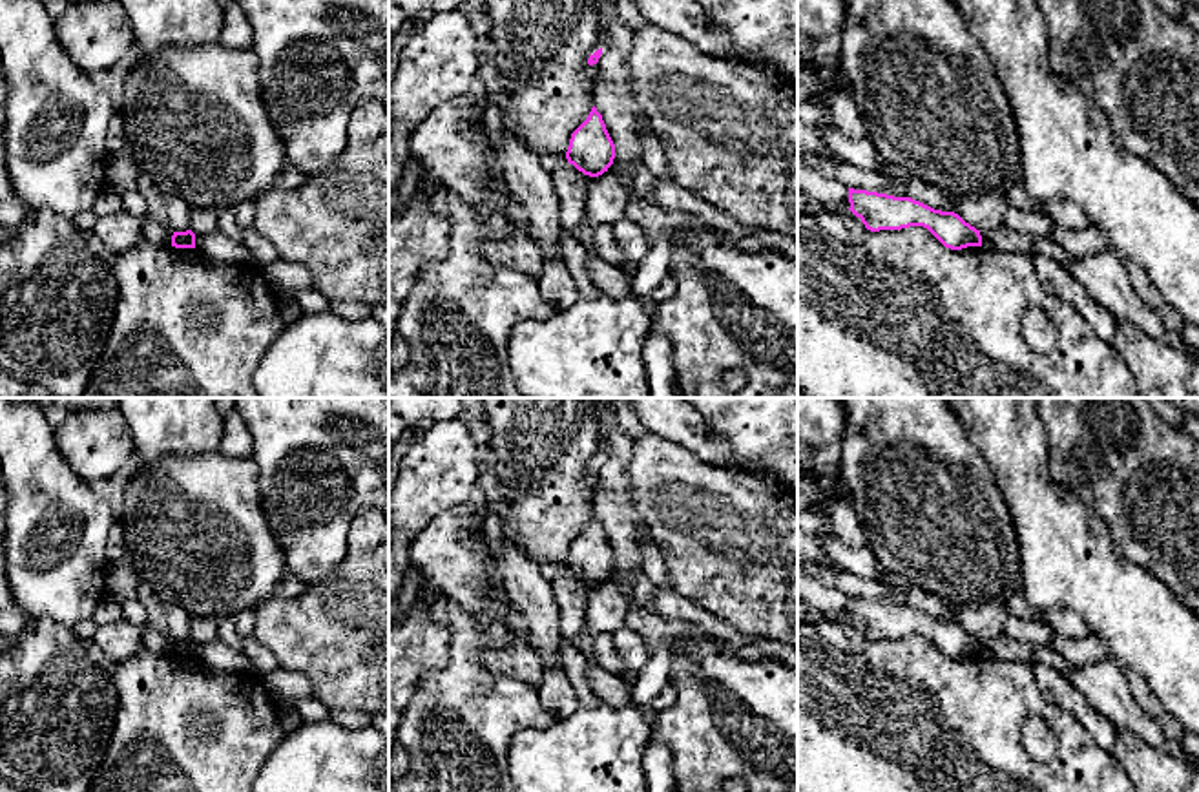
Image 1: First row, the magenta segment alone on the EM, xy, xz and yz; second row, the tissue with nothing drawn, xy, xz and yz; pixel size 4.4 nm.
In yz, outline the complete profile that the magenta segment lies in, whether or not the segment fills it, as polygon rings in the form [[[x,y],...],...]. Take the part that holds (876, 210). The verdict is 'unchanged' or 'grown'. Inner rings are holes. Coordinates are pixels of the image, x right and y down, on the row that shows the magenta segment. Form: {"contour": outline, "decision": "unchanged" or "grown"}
{"contour": [[[849,188],[849,203],[849,210],[871,232],[923,226],[945,248],[982,246],[980,230],[965,223],[958,214],[934,210],[911,197]]], "decision": "unchanged"}

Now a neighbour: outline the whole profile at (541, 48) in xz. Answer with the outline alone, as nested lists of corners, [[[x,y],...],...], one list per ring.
[[[485,0],[491,33],[489,60],[502,75],[506,126],[551,166],[568,161],[571,133],[593,108],[593,69],[588,58],[602,47],[600,0]]]

